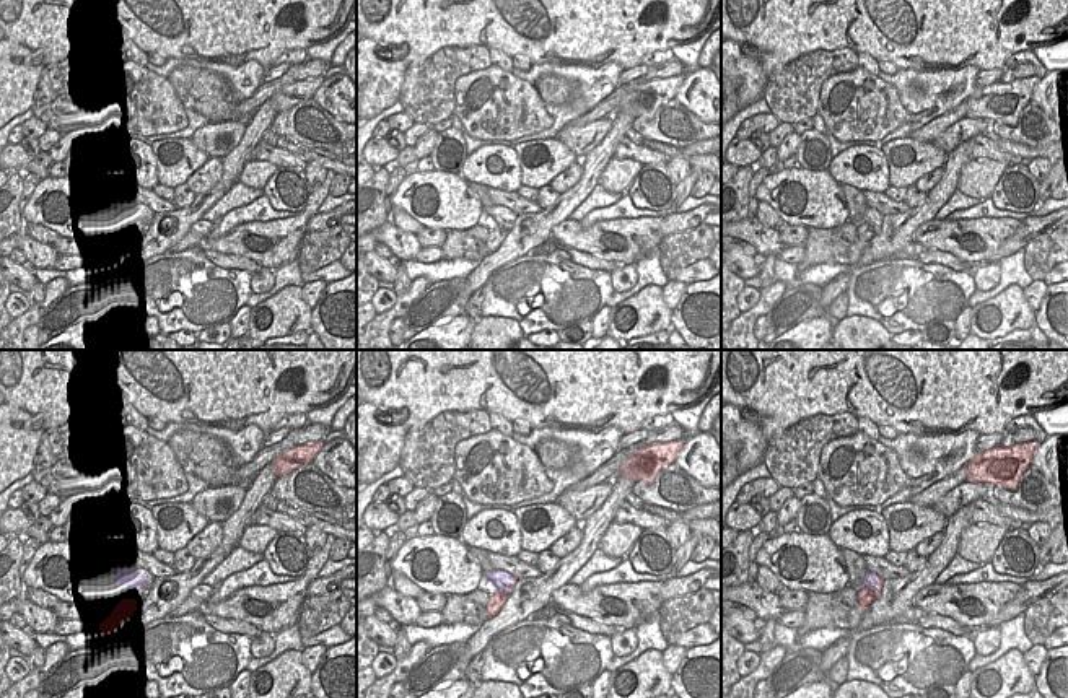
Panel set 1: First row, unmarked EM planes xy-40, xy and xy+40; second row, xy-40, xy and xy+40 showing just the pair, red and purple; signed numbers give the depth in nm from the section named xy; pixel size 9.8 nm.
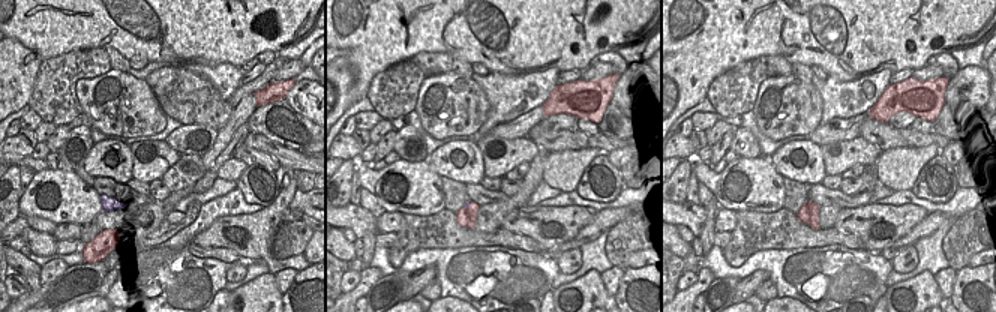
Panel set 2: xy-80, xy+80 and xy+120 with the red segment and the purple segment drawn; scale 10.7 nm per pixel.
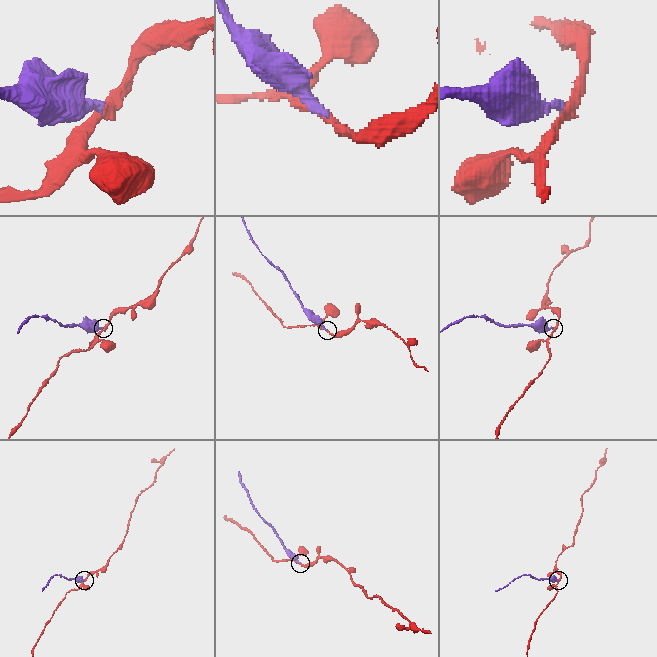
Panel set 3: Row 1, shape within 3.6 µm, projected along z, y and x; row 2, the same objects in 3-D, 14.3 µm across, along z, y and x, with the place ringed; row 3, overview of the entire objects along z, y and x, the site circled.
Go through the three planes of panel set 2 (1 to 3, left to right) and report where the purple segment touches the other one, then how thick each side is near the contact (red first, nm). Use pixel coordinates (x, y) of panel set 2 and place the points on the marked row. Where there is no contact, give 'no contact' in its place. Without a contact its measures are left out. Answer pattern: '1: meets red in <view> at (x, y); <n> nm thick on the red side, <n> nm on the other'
1: no contact
2: meets red in xy+80 at (470, 206); 190 nm thick on the red side, 50 nm on the other
3: no contact

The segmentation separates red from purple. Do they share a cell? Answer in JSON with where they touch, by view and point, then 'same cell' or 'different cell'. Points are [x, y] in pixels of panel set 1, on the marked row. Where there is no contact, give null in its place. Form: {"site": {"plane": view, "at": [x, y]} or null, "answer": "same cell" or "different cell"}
{"site": {"plane": "xy+40", "at": [875, 589]}, "answer": "different cell"}

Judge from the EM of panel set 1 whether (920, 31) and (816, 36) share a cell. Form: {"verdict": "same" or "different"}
{"verdict": "same"}

